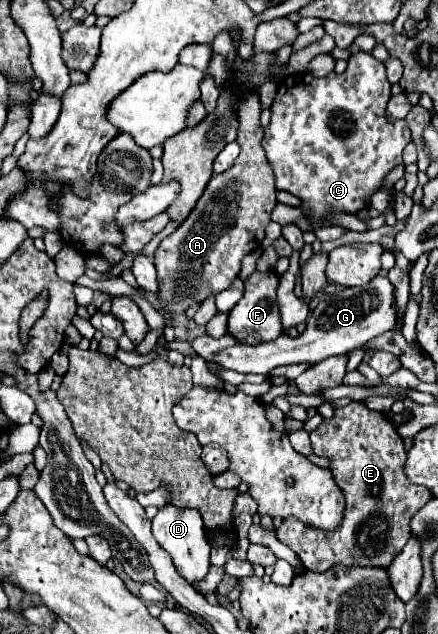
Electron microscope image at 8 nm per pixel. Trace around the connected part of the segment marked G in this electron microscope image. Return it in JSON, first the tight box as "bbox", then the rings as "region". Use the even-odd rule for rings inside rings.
{"bbox":[213,275,395,373],"region":[[[377,275],[367,287],[347,287],[327,299],[319,301],[319,305],[311,311],[307,329],[297,335],[281,335],[275,341],[265,341],[259,345],[233,345],[221,351],[213,361],[219,365],[239,371],[239,373],[269,373],[279,365],[291,363],[309,363],[315,365],[327,357],[351,353],[357,347],[367,345],[373,337],[393,329],[395,325],[395,305],[393,305],[393,285],[387,277]]]}

